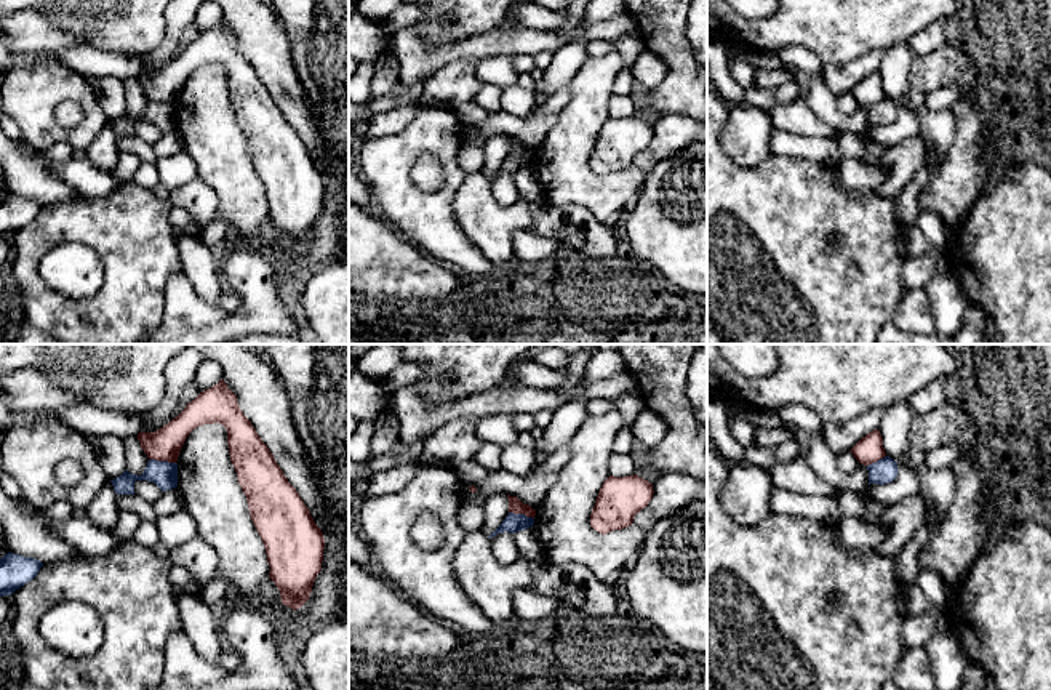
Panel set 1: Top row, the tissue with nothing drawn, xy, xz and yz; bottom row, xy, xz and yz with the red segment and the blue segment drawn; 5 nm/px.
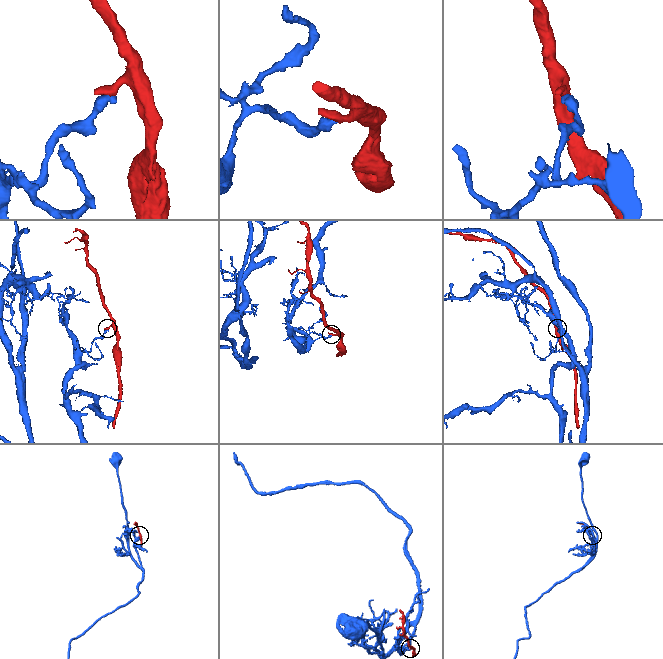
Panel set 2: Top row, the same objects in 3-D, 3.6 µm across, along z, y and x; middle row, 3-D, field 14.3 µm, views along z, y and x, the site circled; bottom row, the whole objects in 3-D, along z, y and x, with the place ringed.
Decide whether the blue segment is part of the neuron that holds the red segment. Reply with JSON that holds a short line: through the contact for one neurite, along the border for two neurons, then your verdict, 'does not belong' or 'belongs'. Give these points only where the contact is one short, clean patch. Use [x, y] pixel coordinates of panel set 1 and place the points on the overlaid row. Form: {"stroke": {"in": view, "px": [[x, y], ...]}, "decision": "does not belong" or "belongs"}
{"stroke": {"in": "xy", "px": [[149, 458], [175, 463]]}, "decision": "does not belong"}

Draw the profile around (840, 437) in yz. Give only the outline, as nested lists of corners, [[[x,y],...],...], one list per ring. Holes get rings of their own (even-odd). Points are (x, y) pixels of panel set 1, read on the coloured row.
[[[873,408],[854,419],[843,423],[825,423],[822,424],[822,439],[827,447],[840,455],[851,451],[851,448],[869,432],[878,429],[883,408]]]

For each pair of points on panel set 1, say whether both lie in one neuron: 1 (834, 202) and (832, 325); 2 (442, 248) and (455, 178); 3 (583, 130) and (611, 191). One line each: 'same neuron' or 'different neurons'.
1: same neuron
2: same neuron
3: same neuron

